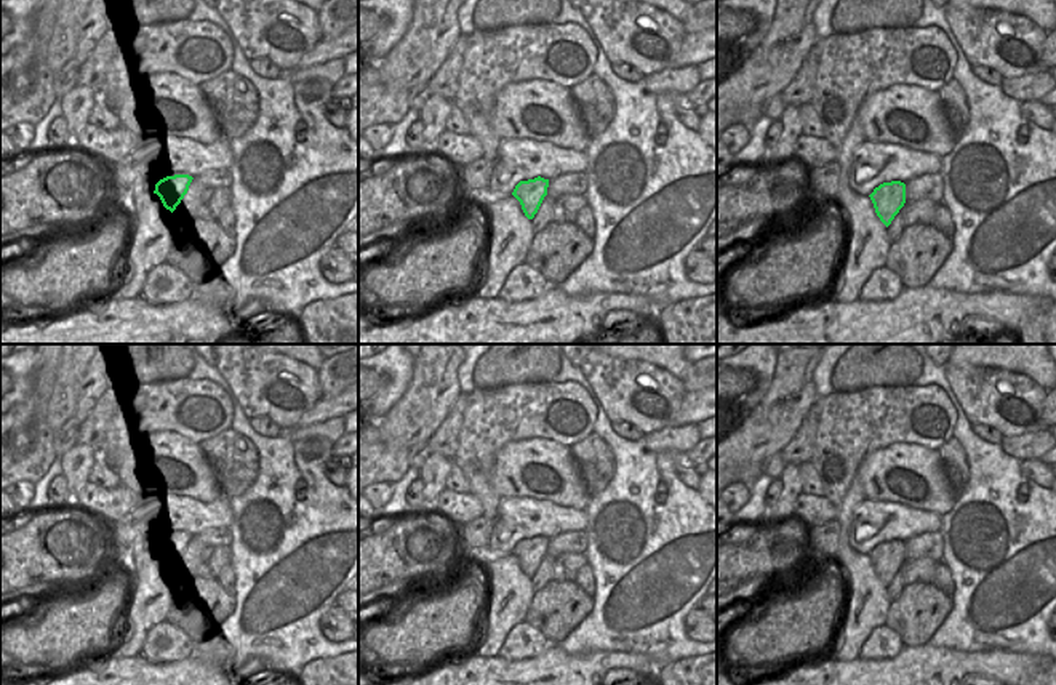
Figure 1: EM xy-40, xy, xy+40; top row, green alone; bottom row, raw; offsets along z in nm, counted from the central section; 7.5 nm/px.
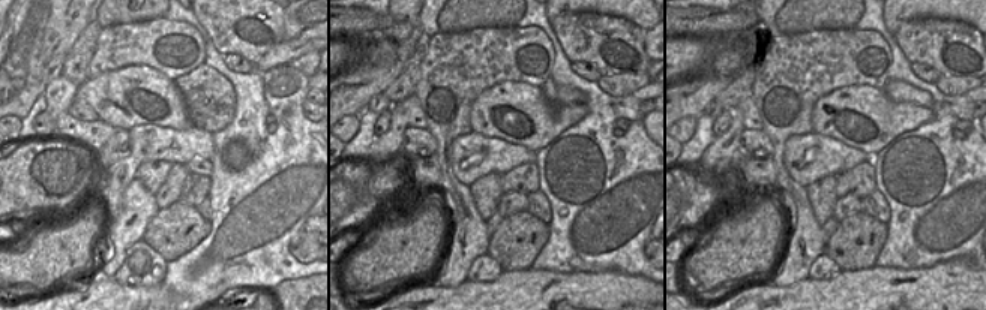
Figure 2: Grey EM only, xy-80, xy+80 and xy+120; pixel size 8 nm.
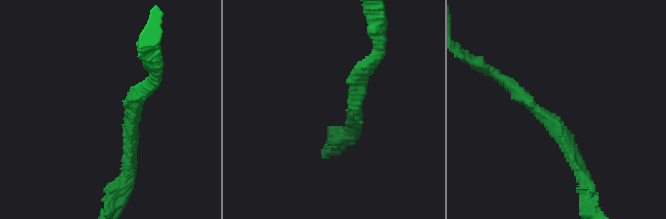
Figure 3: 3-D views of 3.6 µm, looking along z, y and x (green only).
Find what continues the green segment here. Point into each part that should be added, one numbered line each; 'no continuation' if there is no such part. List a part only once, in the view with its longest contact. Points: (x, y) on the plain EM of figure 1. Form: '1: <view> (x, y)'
no continuation

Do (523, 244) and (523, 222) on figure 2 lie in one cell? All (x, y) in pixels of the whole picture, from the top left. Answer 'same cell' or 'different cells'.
same cell

